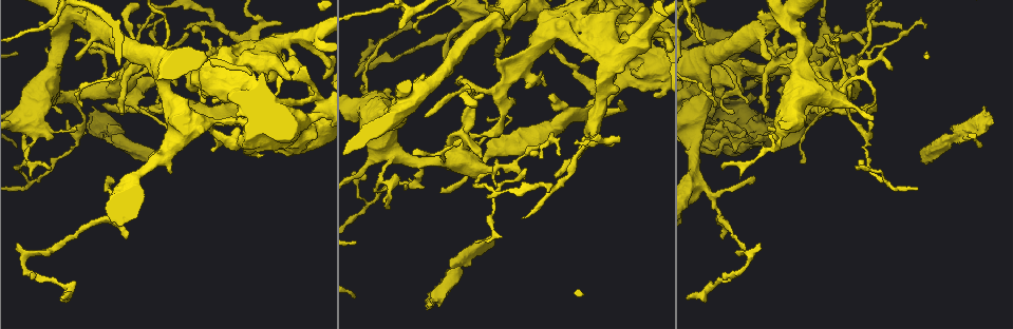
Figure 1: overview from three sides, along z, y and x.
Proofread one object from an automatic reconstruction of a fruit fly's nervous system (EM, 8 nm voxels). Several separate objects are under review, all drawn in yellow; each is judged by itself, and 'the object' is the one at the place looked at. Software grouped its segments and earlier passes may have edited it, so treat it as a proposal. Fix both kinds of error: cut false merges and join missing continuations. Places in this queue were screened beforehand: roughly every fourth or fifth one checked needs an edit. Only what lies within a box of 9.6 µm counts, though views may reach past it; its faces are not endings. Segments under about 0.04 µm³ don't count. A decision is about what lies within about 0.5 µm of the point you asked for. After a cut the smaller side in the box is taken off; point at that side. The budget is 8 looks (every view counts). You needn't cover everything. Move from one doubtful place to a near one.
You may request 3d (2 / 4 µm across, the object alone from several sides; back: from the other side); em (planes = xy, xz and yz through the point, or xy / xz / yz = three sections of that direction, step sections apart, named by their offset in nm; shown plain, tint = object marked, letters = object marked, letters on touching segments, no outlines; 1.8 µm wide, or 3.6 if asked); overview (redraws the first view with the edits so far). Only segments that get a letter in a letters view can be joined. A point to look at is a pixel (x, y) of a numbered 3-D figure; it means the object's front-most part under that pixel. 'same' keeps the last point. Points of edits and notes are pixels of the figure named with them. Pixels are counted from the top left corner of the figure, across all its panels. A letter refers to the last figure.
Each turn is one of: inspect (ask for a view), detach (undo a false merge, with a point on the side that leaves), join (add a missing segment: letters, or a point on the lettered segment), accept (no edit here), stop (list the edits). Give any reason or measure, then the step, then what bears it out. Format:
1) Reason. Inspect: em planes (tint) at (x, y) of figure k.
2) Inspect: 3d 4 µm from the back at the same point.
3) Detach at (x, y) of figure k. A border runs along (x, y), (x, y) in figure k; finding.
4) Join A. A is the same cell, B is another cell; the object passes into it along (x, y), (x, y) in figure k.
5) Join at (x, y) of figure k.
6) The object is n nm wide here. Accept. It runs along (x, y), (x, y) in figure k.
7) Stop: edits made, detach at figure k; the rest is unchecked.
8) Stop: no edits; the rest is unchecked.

Inspect: 3d 4 µm at (406, 100) of figure 1.

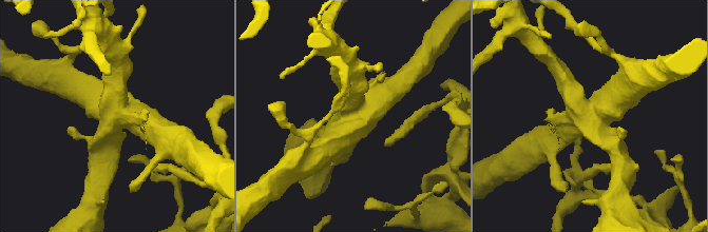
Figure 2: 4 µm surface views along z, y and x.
Inspect: em xy step 16 (letters) at (589, 112) of figure 2.

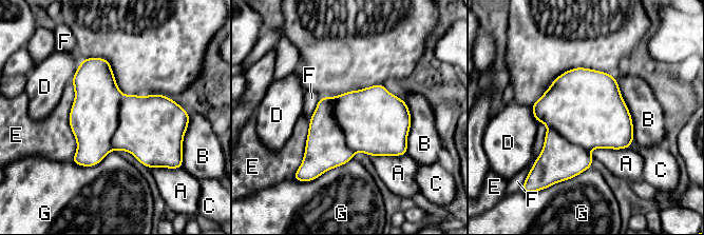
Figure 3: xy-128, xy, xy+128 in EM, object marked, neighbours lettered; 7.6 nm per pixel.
Another direction. Inspect: em planes (letters) at the same point.

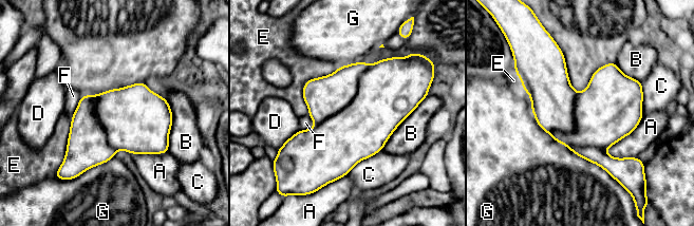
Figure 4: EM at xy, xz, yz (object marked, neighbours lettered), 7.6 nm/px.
The longest contact is with G, 850 nm. Detach at (383, 99) of figure 4. A, B, C, D, E, F and G are other cells; a border runs along (370, 66), (355, 96), (316, 125) in figure 4; a second cell is stuck on.

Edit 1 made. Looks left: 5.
Inspect: overview.

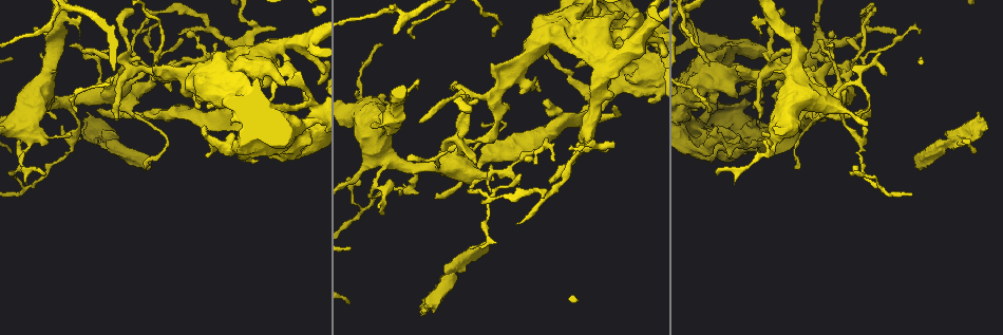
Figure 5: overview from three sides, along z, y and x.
Calibre changes. Inspect: em planes (letters) at (581, 32) of figure 5.

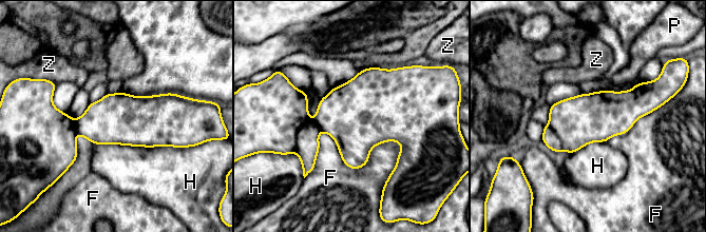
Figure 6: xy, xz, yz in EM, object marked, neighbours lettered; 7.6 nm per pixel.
The longest contact is with F, 750 nm. Accept. F, H, P and Z are other cells; all the same cell.

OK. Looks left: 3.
Free end. Inspect: em yz step 16 (letters) at (550, 183) of figure 5.

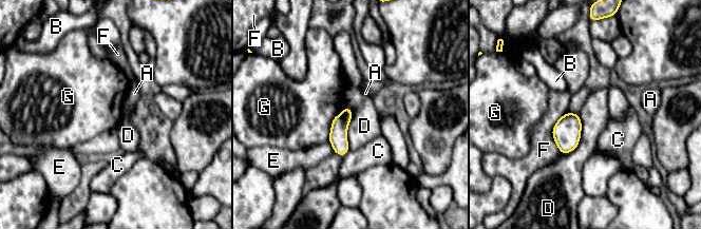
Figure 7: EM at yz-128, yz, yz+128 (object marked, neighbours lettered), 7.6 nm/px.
Inspect: em planes (letters) at the same point.

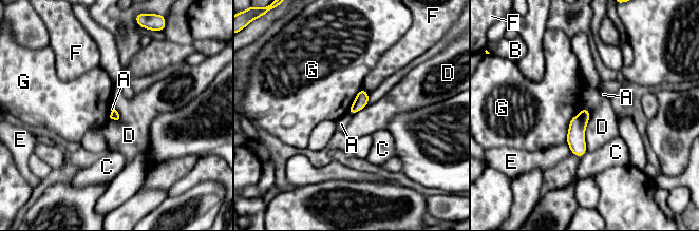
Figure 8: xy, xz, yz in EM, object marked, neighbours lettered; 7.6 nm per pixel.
The longest contact is with D, 340 nm. Accept. A, B, C, D, E, F and G are other cells; a border runs along (585, 107), (587, 151) in figure 8; no lettered segment goes on from it.

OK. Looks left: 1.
Stop: edits made, detach at figure 4; the rest is unchecked.

